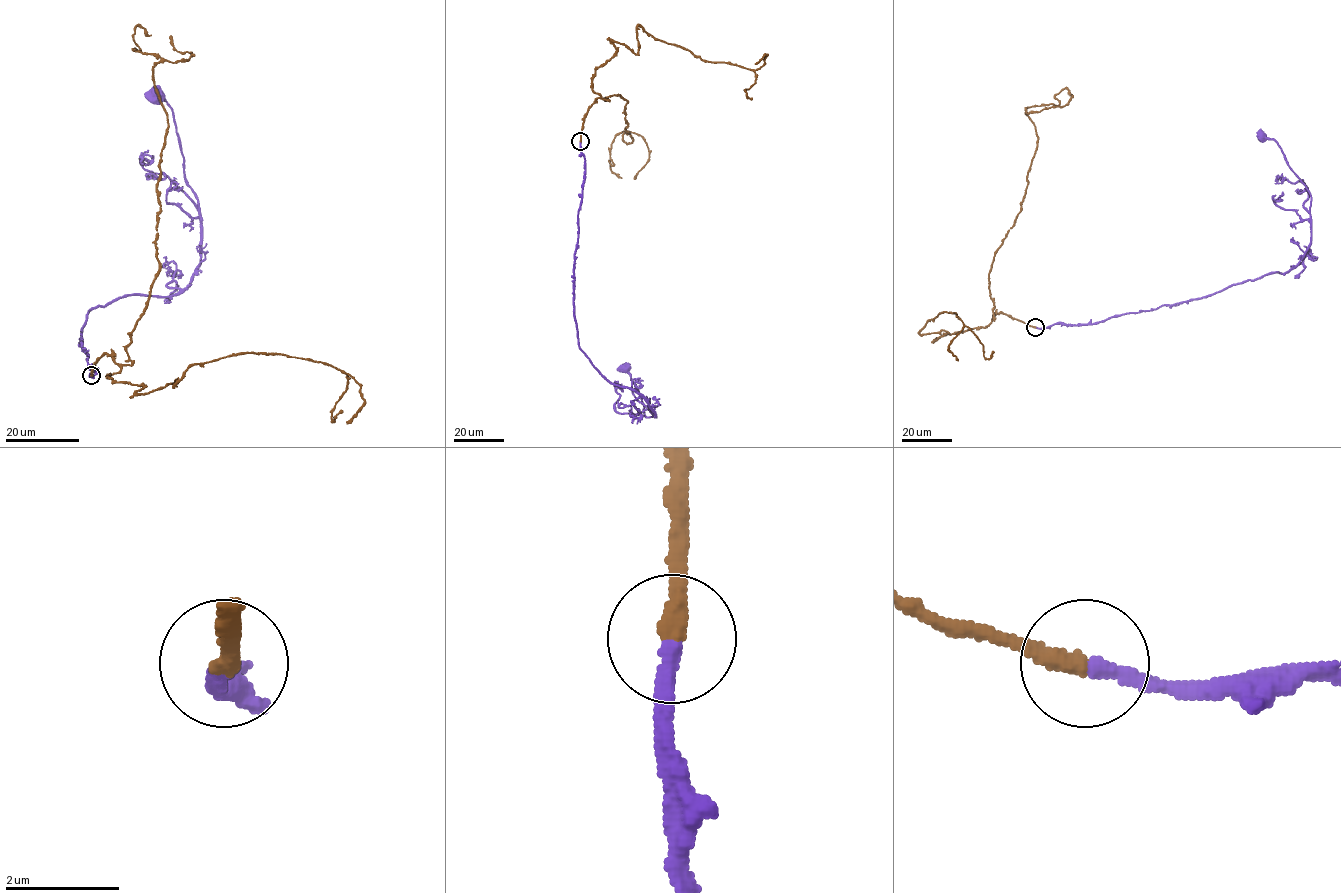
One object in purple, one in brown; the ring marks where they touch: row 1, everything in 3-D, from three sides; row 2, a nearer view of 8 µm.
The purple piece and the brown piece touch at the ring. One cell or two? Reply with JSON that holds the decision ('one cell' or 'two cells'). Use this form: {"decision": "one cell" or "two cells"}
{"decision": "one cell"}

